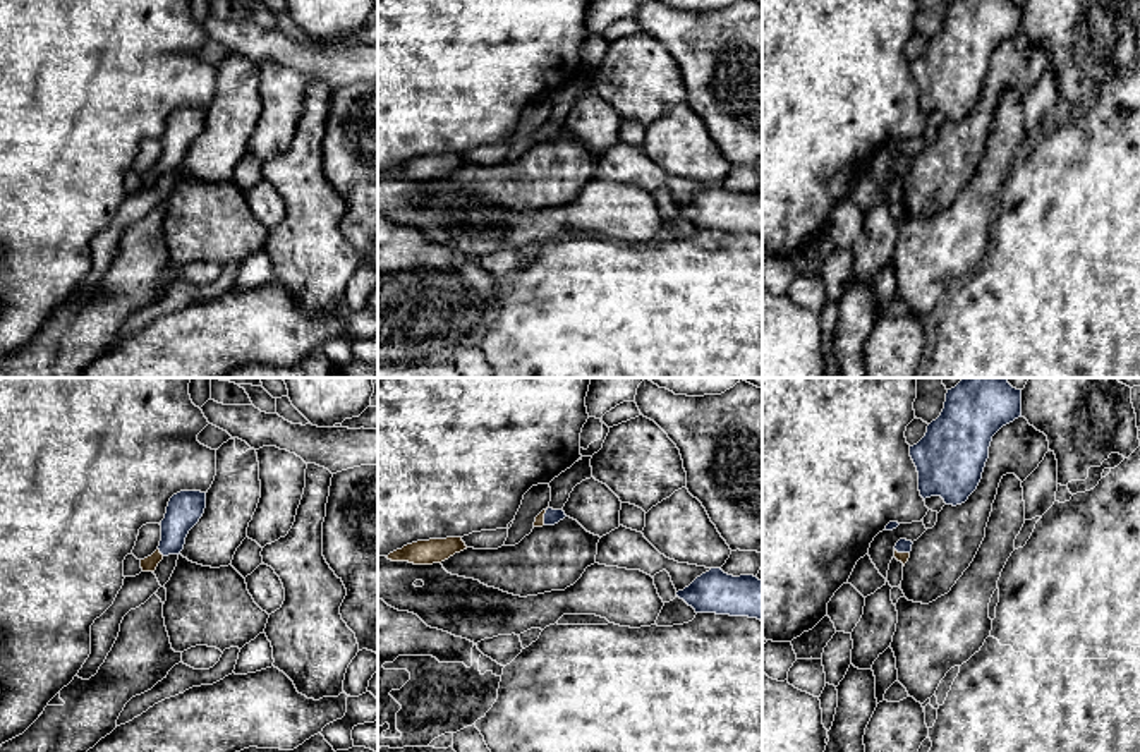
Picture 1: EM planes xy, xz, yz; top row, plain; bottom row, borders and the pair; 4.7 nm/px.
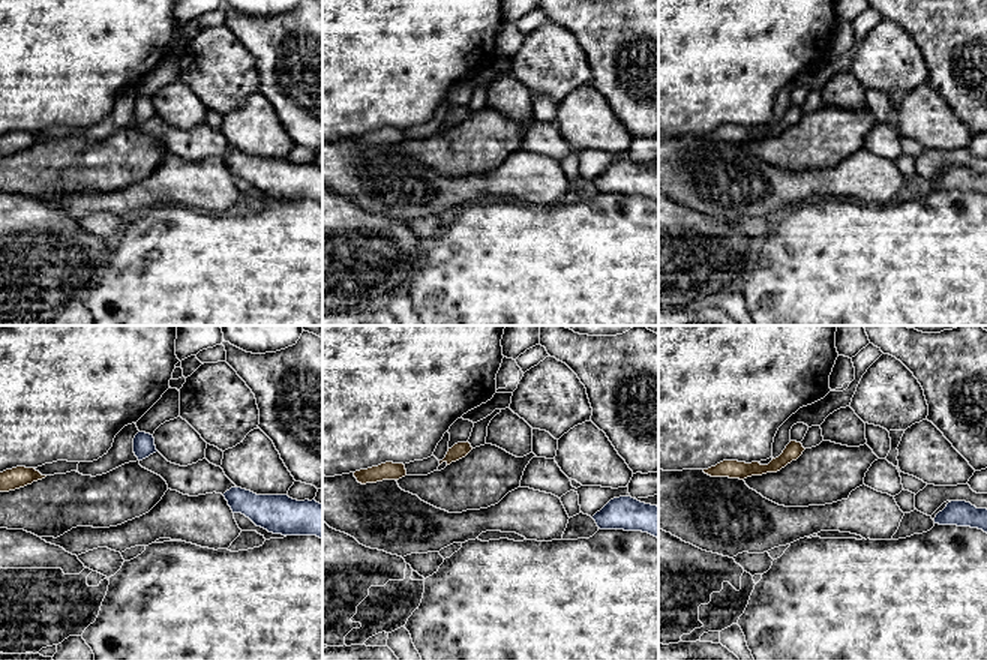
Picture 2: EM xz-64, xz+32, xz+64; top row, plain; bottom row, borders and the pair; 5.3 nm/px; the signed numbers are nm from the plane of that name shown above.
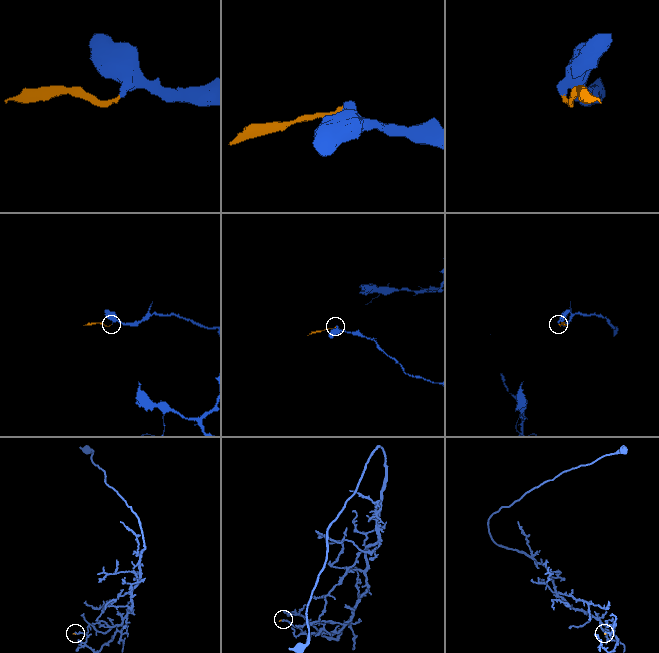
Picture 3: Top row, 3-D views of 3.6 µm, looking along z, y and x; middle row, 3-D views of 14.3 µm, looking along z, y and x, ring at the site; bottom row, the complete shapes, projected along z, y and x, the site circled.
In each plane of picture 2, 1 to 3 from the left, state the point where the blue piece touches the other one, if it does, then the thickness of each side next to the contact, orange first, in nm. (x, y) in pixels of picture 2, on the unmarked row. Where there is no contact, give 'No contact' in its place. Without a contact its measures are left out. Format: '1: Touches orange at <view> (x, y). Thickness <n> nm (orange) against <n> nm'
1: No contact
2: No contact
3: No contact

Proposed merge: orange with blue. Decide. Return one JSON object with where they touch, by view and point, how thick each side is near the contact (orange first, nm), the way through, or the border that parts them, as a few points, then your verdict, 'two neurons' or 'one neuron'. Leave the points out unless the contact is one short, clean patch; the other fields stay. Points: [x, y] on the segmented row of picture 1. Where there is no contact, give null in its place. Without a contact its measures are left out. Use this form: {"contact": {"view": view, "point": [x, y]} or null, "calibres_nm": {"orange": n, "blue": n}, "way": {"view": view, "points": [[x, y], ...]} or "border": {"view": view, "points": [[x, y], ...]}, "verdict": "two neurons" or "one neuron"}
{"contact": {"view": "xy", "point": [158, 551]}, "calibres_nm": {"orange": 70, "blue": 160}, "way": {"view": "xy", "points": [[150, 564], [158, 551], [172, 538], [184, 510]]}, "verdict": "one neuron"}

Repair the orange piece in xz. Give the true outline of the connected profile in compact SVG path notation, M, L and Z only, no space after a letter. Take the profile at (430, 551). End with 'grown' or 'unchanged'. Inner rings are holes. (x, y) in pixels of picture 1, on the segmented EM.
M462 537L429 539L407 544L402 549L390 553L386 558L414 565L433 565L441 563L464 549L467 549L467 546Z | unchanged

